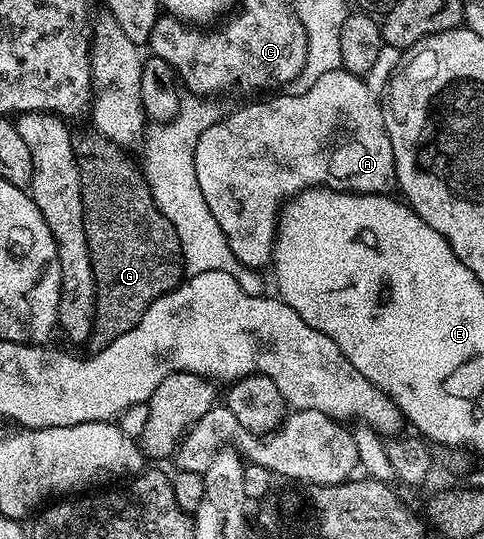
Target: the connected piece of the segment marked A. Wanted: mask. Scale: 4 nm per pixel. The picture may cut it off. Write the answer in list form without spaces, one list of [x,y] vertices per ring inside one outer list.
[[[335,68],[330,70],[330,74],[322,74],[322,78],[318,78],[318,82],[314,82],[314,86],[310,86],[310,90],[306,90],[302,94],[293,96],[285,94],[285,96],[276,96],[280,94],[272,94],[269,100],[256,100],[253,104],[248,104],[245,108],[240,108],[237,112],[225,115],[217,124],[210,126],[200,135],[198,142],[194,146],[194,174],[198,178],[198,186],[202,190],[202,198],[206,202],[206,206],[210,206],[210,214],[214,214],[214,222],[218,222],[218,226],[222,226],[222,234],[226,234],[226,242],[230,246],[230,250],[234,254],[234,258],[238,258],[238,262],[246,268],[263,269],[272,259],[272,248],[277,242],[276,229],[280,218],[280,211],[284,207],[286,201],[297,196],[298,193],[306,188],[314,188],[317,186],[327,186],[345,192],[370,192],[373,194],[384,194],[389,191],[388,187],[396,184],[396,163],[394,162],[394,150],[390,146],[390,138],[386,134],[386,126],[384,125],[384,110],[378,96],[368,89],[367,79],[355,76],[352,72],[347,72],[344,68]]]

